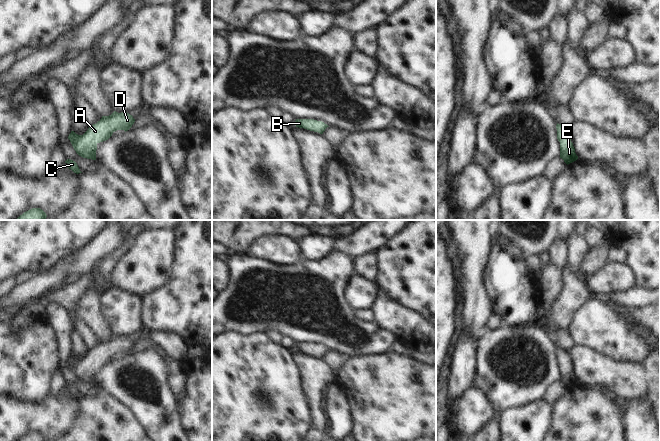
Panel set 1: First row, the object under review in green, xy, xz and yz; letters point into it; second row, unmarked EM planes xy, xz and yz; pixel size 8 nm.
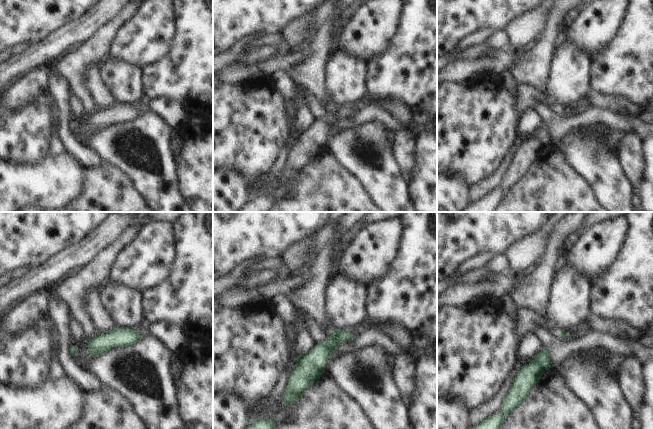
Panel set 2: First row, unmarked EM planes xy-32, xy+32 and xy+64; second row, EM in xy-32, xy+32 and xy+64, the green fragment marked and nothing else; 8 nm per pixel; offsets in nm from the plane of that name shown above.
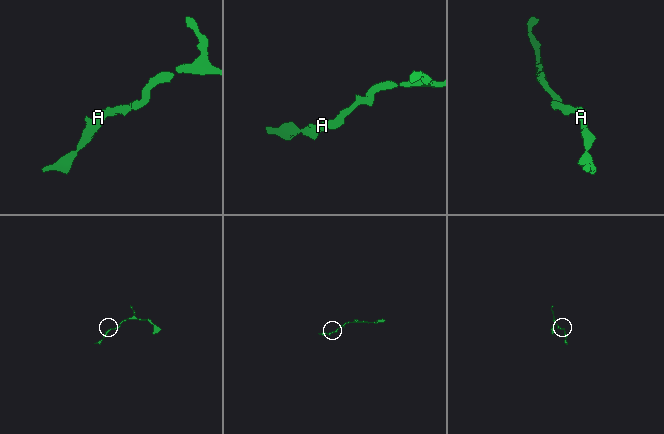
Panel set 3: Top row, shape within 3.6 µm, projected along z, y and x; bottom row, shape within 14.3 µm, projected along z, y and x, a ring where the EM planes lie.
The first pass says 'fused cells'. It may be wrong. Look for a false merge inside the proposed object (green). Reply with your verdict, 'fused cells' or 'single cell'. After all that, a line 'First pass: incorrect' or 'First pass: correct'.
single cell
First pass: incorrect

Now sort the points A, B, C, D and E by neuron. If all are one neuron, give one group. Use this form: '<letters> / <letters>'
A B C D E

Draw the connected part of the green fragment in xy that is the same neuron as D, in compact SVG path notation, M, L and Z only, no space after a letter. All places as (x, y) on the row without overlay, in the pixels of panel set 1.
M114 335L109 340L102 340L96 348L90 349L83 359L71 355L68 363L79 380L96 384L97 368L108 364L117 354L128 355L134 346L135 343L129 337Z

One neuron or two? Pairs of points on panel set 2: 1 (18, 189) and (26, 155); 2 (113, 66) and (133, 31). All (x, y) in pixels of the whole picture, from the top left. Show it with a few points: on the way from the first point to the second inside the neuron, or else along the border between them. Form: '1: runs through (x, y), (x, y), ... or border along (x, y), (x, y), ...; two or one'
1: border along (47, 156), (37, 164), (10, 160); two
2: border along (111, 56), (128, 61), (139, 67); two

